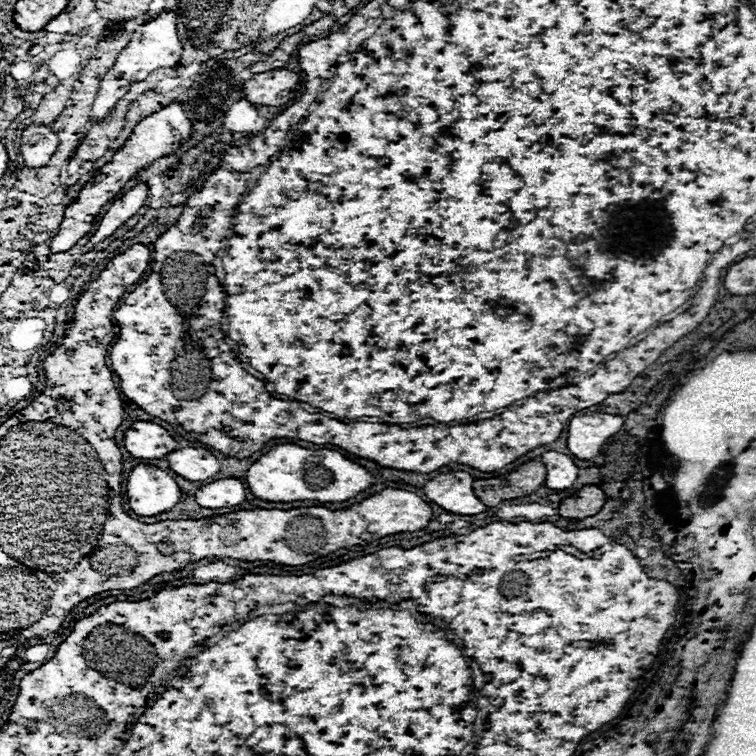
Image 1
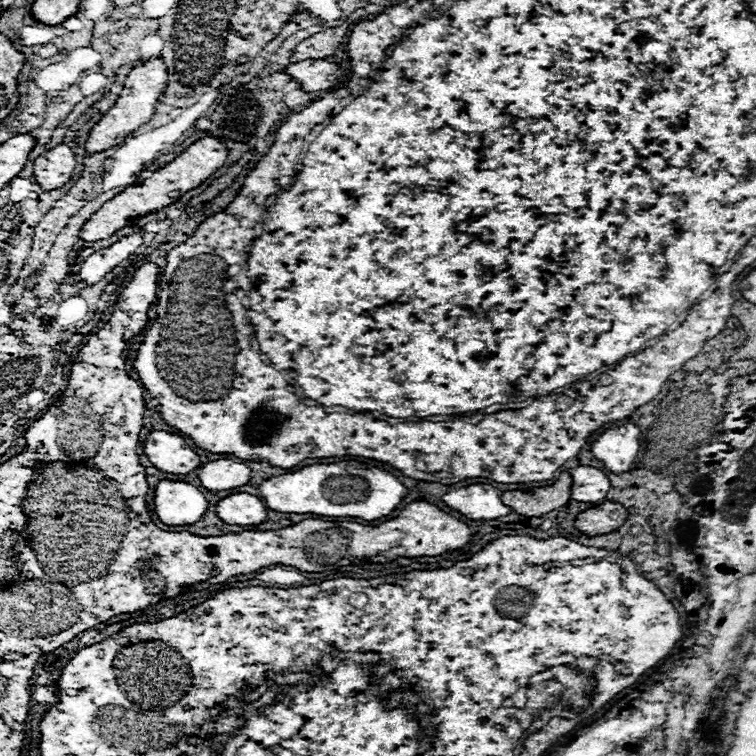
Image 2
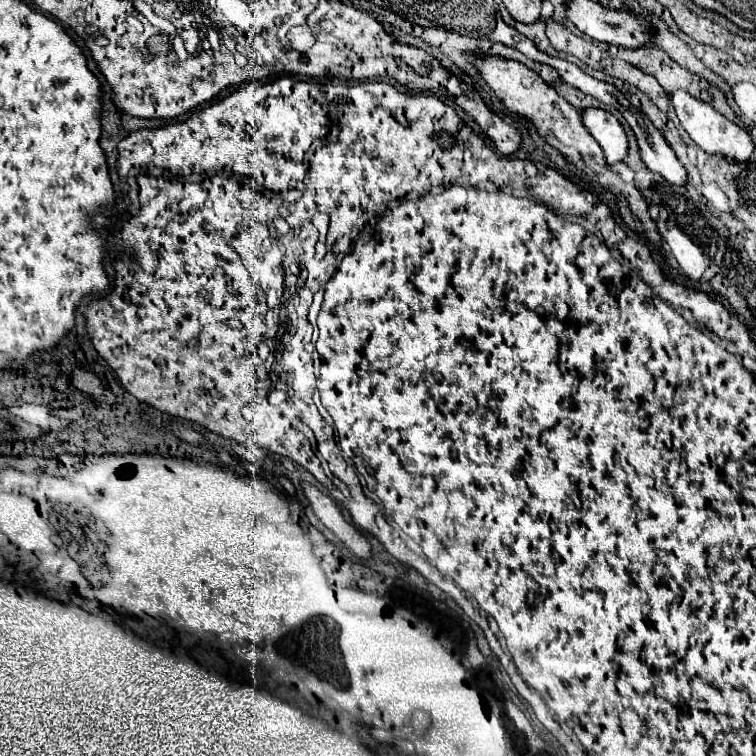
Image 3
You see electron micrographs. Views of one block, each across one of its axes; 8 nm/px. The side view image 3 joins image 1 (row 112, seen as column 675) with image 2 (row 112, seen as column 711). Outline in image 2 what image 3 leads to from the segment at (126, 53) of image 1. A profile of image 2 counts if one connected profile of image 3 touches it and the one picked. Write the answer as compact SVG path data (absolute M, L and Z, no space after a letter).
M150 58L150 60L138 62L128 72L128 76L124 80L124 88L122 88L116 104L90 130L88 140L86 140L86 152L94 154L94 152L108 150L116 144L122 144L126 136L130 136L134 130L138 130L142 124L146 124L154 114L154 106L158 102L160 92L164 92L166 82L168 82L168 70L166 70L166 64L162 58Z

